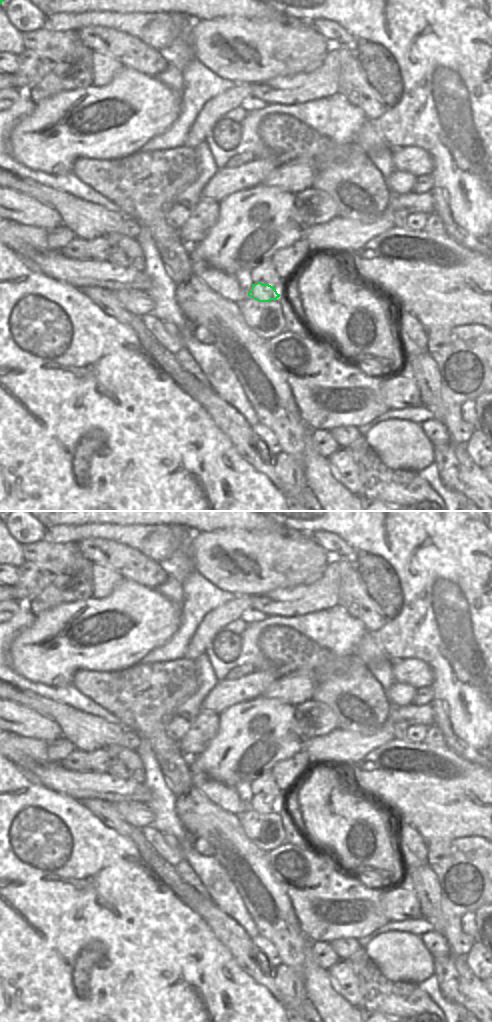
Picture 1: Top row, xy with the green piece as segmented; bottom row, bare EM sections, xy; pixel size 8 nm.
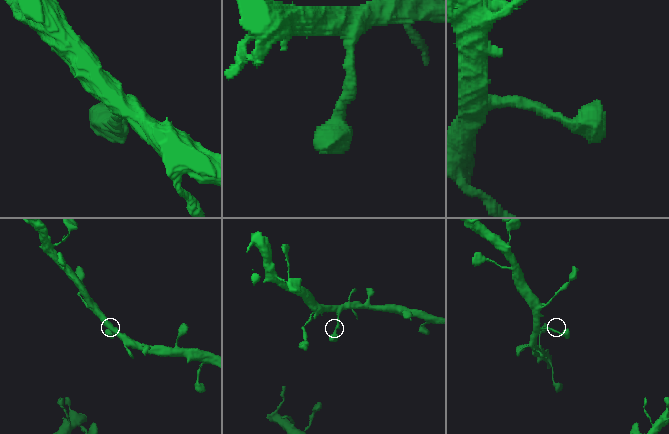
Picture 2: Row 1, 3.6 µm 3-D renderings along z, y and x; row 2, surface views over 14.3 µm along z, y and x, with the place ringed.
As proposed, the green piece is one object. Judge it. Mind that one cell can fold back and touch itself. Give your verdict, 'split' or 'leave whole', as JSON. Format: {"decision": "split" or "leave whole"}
{"decision": "leave whole"}

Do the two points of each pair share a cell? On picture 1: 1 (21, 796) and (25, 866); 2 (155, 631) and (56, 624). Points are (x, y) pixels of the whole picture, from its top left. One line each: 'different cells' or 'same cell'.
1: same cell
2: same cell

